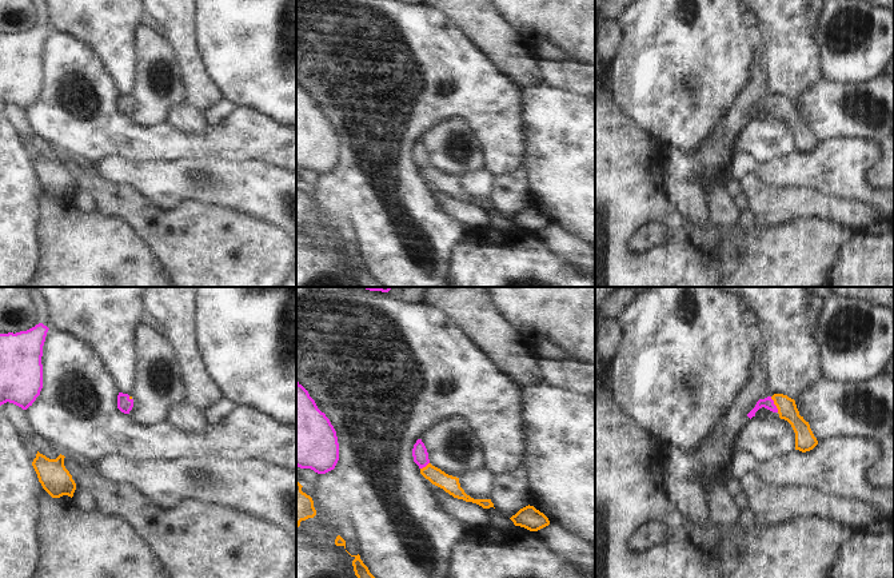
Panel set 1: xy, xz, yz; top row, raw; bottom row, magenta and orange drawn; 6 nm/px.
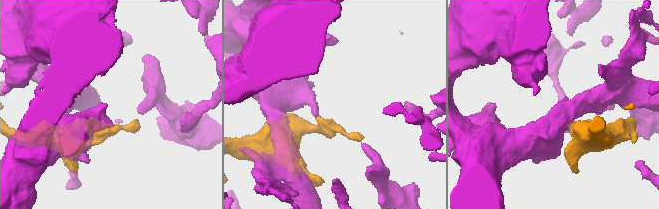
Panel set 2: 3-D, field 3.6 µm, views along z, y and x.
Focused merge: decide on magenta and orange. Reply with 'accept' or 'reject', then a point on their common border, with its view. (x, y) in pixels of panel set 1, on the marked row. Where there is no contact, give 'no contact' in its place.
accept; meets magenta in yz at (774, 405)

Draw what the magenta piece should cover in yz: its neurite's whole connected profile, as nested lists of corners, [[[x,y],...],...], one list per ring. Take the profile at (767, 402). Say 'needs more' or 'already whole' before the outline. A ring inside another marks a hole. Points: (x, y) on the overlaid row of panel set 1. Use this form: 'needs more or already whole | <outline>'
needs more | [[[774,394],[765,399],[759,399],[755,407],[747,414],[751,419],[759,408],[767,408],[773,412],[778,412],[781,419],[787,420],[795,432],[795,450],[802,453],[813,450],[818,441],[814,437],[809,422],[799,415],[795,400],[783,394]]]

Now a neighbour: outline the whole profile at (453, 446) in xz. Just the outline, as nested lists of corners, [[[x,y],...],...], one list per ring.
[[[448,418],[420,437],[430,463],[459,478],[466,471],[482,469],[483,447],[464,418]]]

